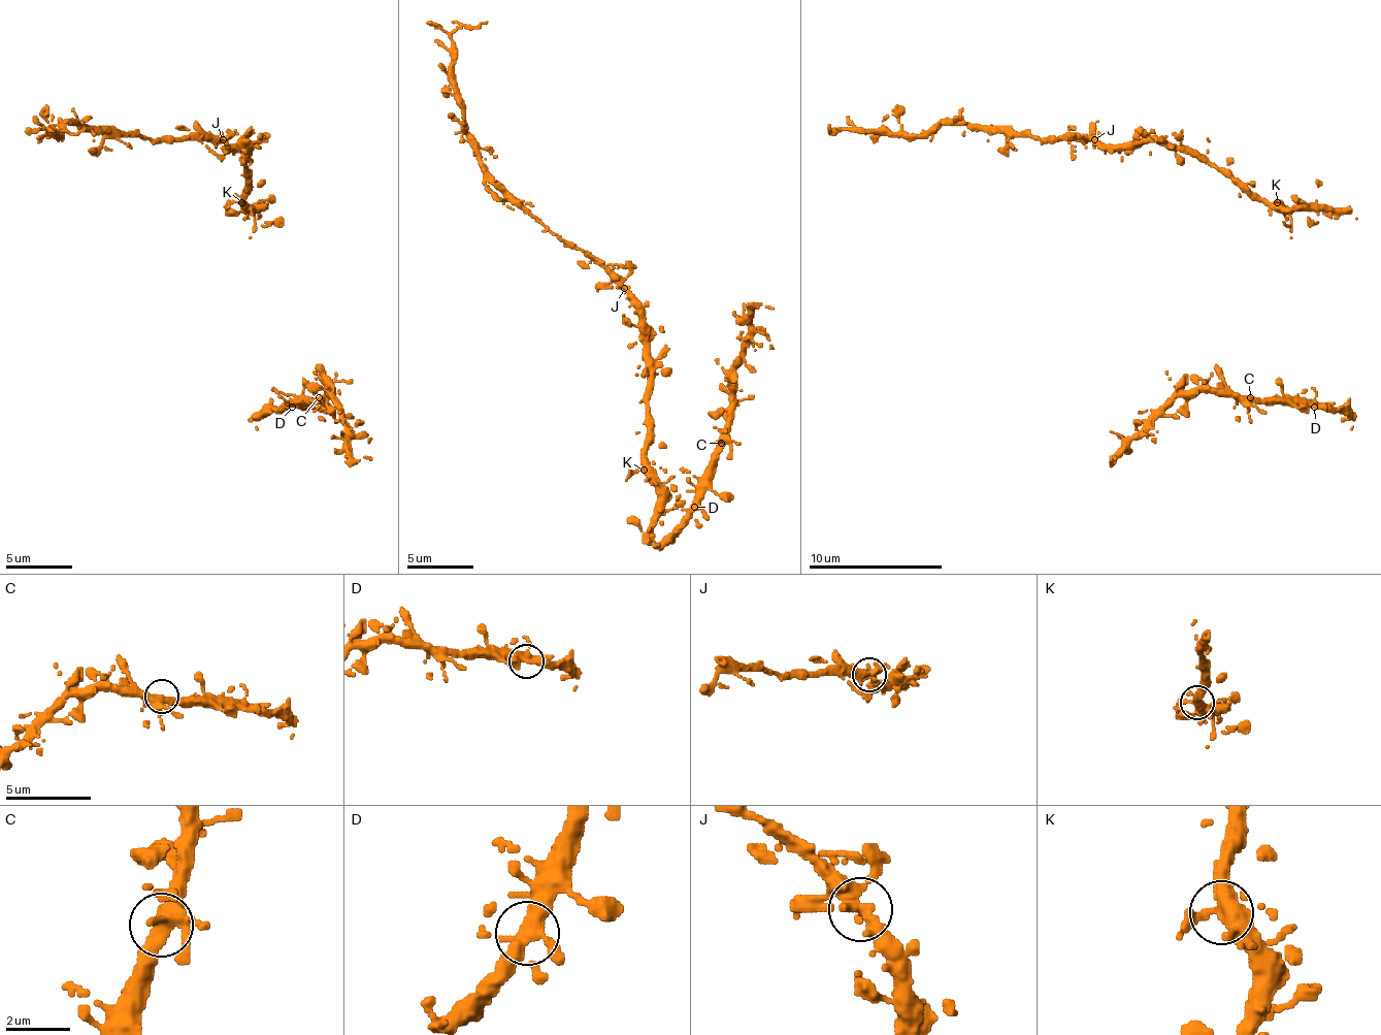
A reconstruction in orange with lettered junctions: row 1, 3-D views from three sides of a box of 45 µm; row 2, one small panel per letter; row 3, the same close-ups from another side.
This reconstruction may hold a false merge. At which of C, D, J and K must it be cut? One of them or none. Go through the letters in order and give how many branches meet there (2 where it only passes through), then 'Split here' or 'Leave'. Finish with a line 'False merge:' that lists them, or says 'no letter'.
C: Branches: 6. Leave
D: Branches: 5. Leave
J: Branches: 6. Leave
K: Branches: 6. Leave
False merge: no letter

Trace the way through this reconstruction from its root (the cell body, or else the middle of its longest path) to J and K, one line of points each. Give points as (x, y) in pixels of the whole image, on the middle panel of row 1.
J: (647, 410), (647, 353), (640, 332), (640, 305), (623, 289)
K: (647, 410), (647, 460), (644, 470)

